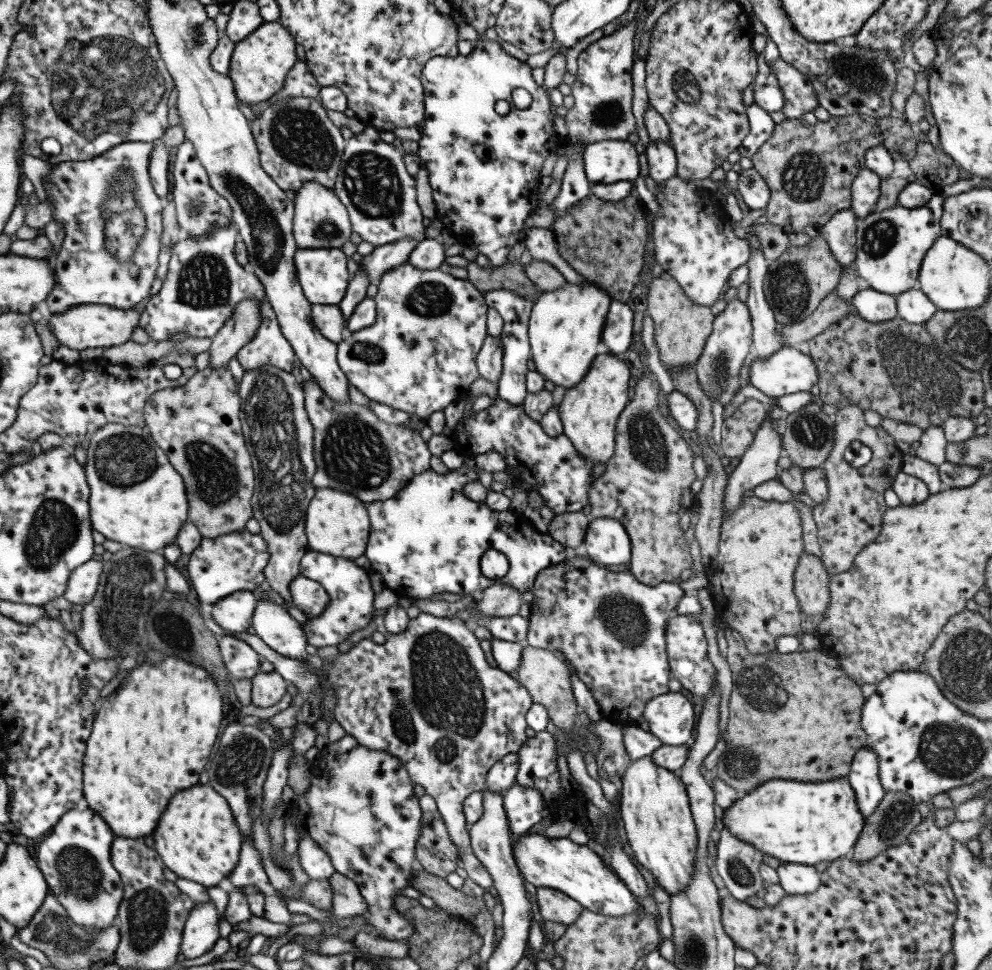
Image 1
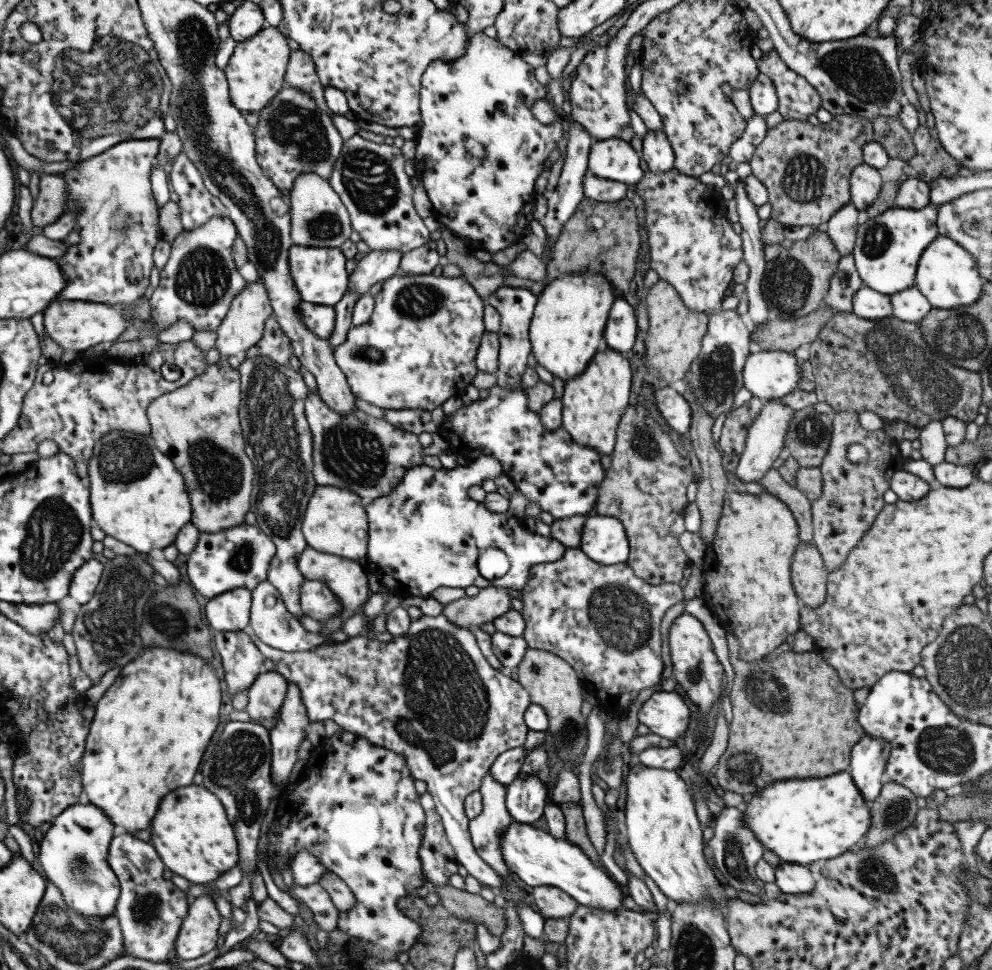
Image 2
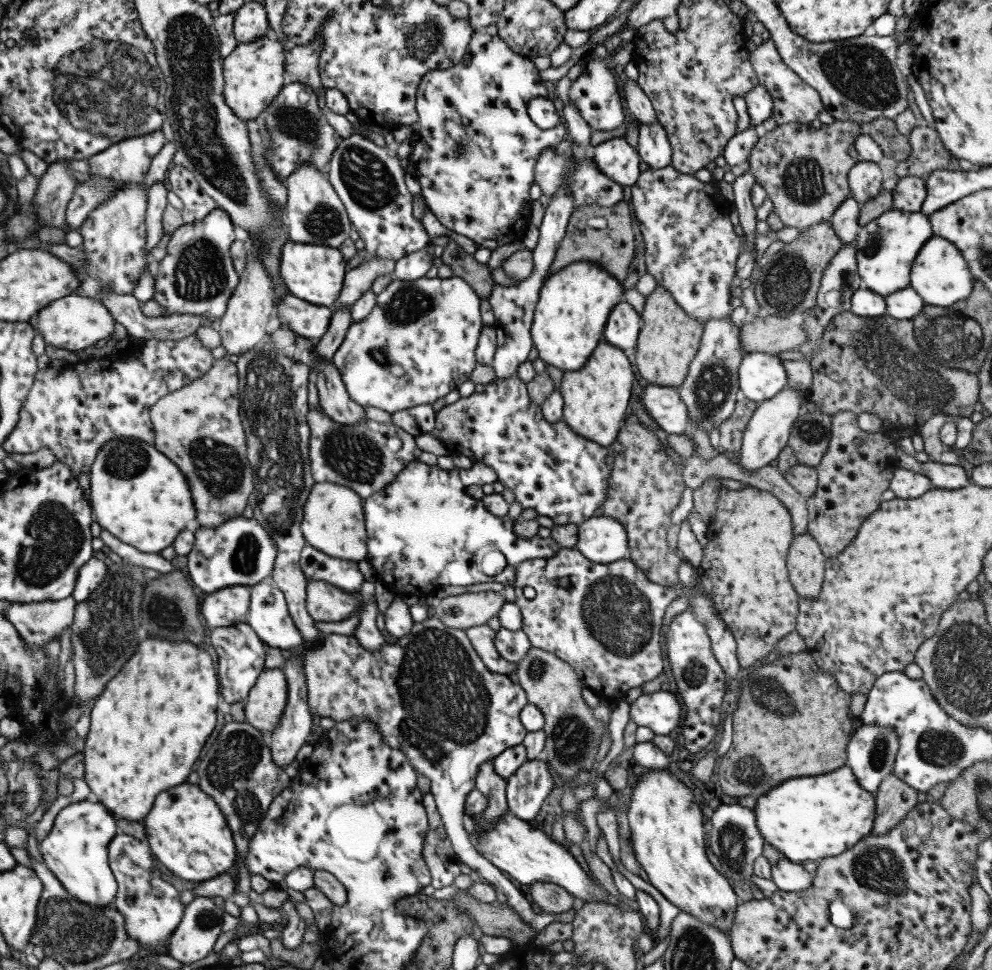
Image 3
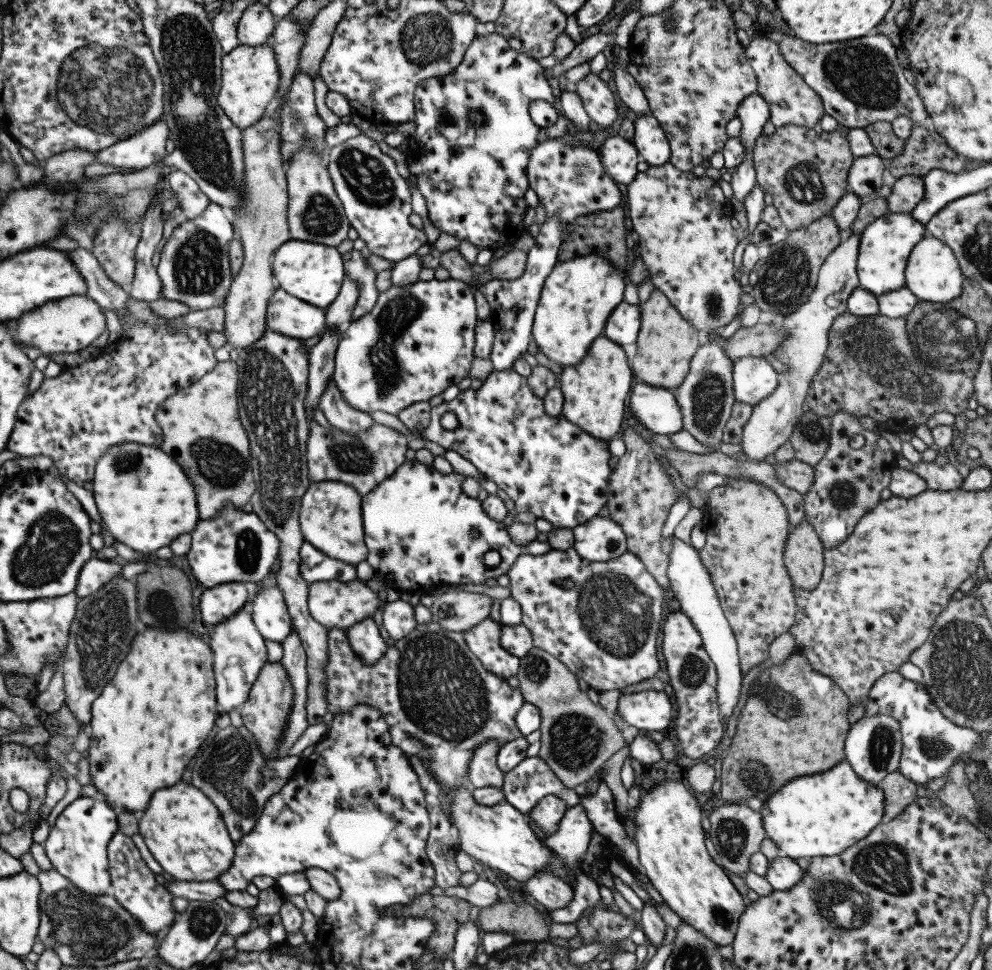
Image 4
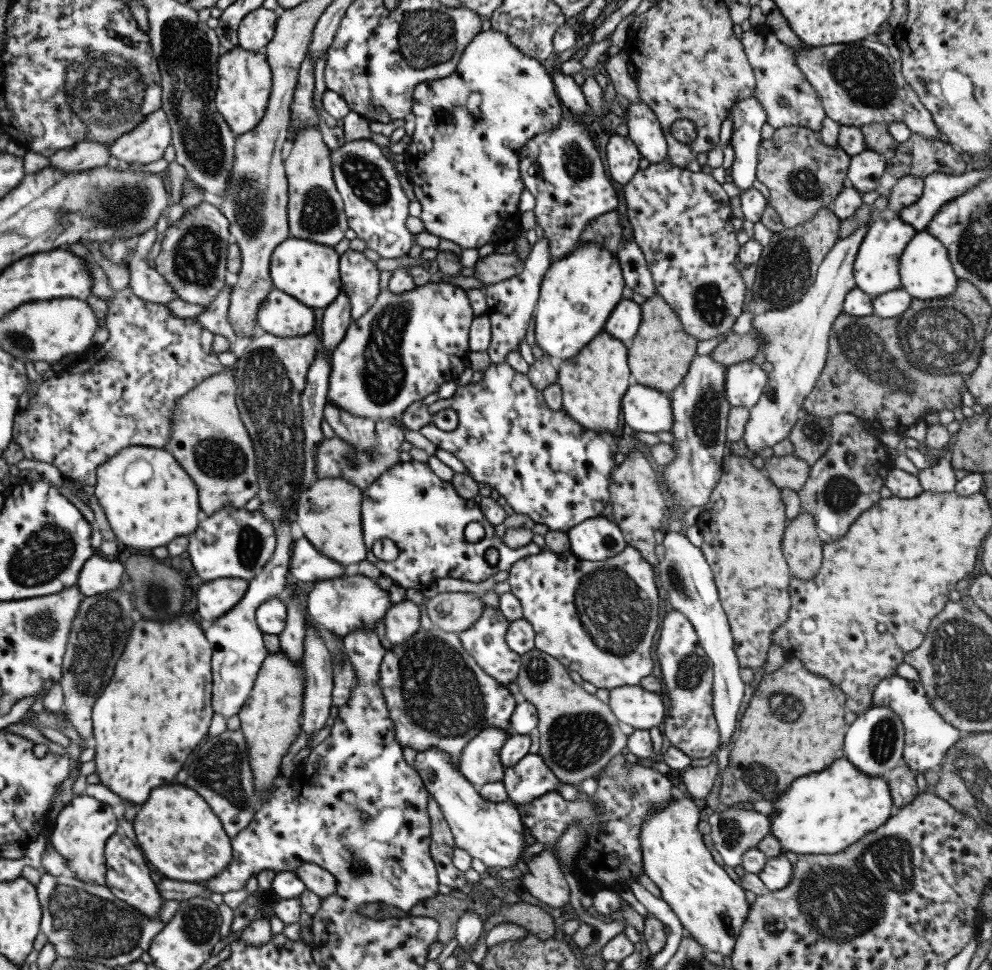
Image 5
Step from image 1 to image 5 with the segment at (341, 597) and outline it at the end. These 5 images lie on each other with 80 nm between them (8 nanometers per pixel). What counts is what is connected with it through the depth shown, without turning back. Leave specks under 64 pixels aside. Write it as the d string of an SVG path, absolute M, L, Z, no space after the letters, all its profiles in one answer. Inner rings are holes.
M305 537L292 540L291 546L288 572L299 584L313 584L345 575L341 564L323 556Z

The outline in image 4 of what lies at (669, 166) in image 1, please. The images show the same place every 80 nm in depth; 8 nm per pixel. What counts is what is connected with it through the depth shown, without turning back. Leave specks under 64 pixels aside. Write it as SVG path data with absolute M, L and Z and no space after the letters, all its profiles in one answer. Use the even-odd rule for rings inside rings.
M636 114L633 123L632 144L636 152L650 166L663 166L669 161L667 138L653 115Z

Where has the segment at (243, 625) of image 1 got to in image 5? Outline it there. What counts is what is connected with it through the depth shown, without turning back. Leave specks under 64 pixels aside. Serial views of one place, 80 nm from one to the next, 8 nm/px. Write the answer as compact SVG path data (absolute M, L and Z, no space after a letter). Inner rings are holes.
M218 578L202 582L196 590L197 614L206 621L216 621L227 614L244 595L247 583L240 578Z

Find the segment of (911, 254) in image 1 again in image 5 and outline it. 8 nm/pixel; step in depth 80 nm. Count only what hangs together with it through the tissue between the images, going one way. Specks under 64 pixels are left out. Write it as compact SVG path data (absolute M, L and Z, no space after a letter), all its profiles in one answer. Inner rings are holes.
M896 216L891 219L879 218L875 222L871 222L861 239L853 262L855 286L872 297L899 288L897 266L899 266L900 254L916 232L917 230L908 222Z

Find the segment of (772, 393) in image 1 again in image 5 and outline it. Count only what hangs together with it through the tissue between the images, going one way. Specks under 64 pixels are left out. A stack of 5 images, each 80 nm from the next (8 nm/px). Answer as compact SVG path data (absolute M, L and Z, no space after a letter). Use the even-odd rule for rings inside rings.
M749 360L726 367L722 387L729 407L751 409L767 382L766 374Z

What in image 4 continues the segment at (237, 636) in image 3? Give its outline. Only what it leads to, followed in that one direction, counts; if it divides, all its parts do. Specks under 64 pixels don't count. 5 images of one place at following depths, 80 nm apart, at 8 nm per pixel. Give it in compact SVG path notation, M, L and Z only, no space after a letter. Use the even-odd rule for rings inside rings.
M278 556L274 564L271 565L269 572L255 583L255 592L249 600L245 601L245 605L241 610L237 610L233 616L229 616L227 620L211 626L209 629L209 649L212 652L212 670L215 680L215 698L216 703L221 706L224 712L229 713L231 710L237 709L241 703L245 702L248 692L253 682L257 679L257 674L262 666L267 662L266 649L263 638L253 626L251 618L249 618L249 606L252 604L254 596L262 589L262 586L275 585L276 572L278 569Z

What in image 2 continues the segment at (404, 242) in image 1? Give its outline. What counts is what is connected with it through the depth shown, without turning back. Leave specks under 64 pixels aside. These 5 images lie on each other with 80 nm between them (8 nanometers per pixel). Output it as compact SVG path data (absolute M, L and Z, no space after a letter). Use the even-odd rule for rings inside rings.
M373 250L357 257L357 266L348 275L347 290L357 294L367 293L375 282L395 275L403 252L398 250Z

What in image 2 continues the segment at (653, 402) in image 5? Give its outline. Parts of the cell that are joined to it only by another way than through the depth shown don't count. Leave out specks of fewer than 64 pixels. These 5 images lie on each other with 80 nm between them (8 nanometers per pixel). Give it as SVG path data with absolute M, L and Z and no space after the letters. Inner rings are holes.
M661 385L653 391L653 402L665 424L680 435L687 434L692 413L689 403L674 389Z

